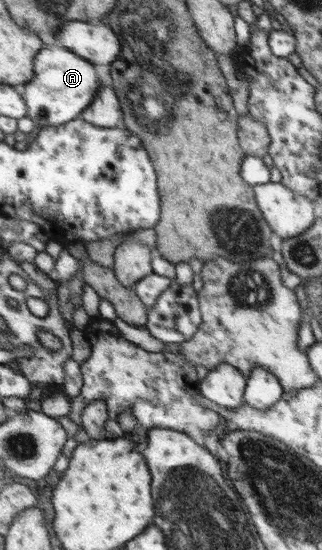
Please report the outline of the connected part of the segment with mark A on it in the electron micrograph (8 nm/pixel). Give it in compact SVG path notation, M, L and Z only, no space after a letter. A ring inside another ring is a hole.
M57 44L44 47L36 57L33 82L21 88L28 106L28 117L40 127L58 127L80 118L102 89L94 63Z

